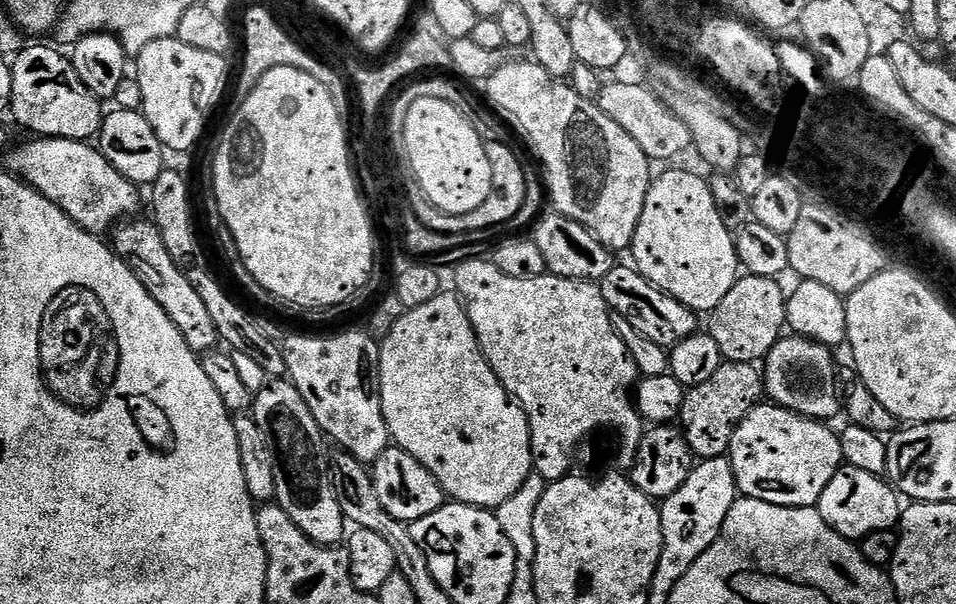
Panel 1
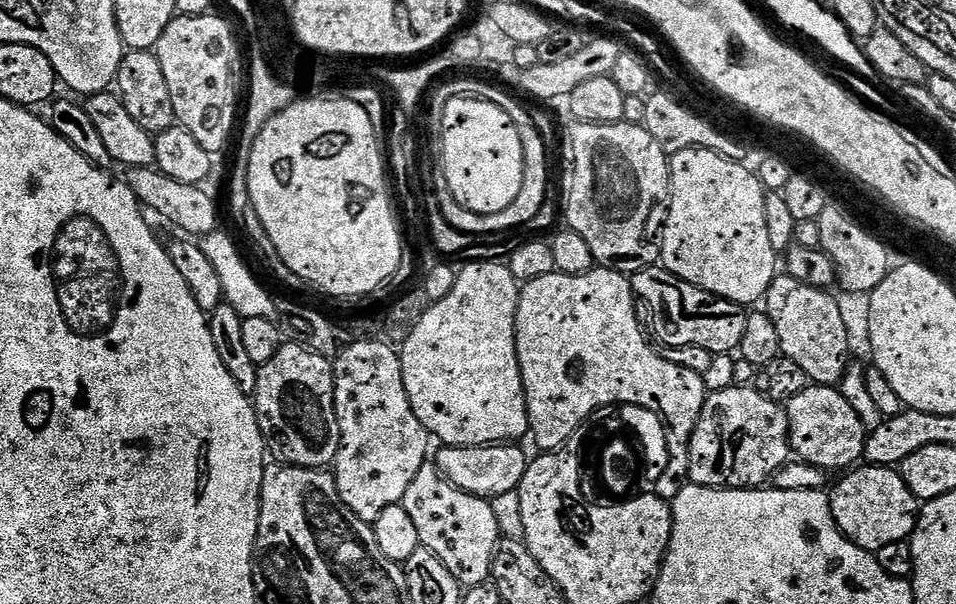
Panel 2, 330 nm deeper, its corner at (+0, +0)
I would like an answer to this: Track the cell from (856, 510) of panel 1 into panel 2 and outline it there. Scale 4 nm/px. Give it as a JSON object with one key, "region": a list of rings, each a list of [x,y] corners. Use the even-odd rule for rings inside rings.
{"region":[[[860,466],[840,478],[836,489],[835,484],[831,489],[830,499],[834,522],[843,536],[873,554],[882,550],[882,546],[890,546],[890,542],[902,542],[911,537],[922,504],[895,467]]]}

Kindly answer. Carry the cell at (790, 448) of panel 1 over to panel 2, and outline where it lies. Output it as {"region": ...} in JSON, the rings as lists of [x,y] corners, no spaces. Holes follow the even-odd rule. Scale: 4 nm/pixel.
{"region":[[[812,384],[804,388],[802,394],[787,401],[786,411],[788,443],[791,451],[805,464],[823,468],[829,474],[836,474],[861,463],[866,429],[862,426],[862,418],[854,414],[850,402],[842,398],[839,387]]]}

